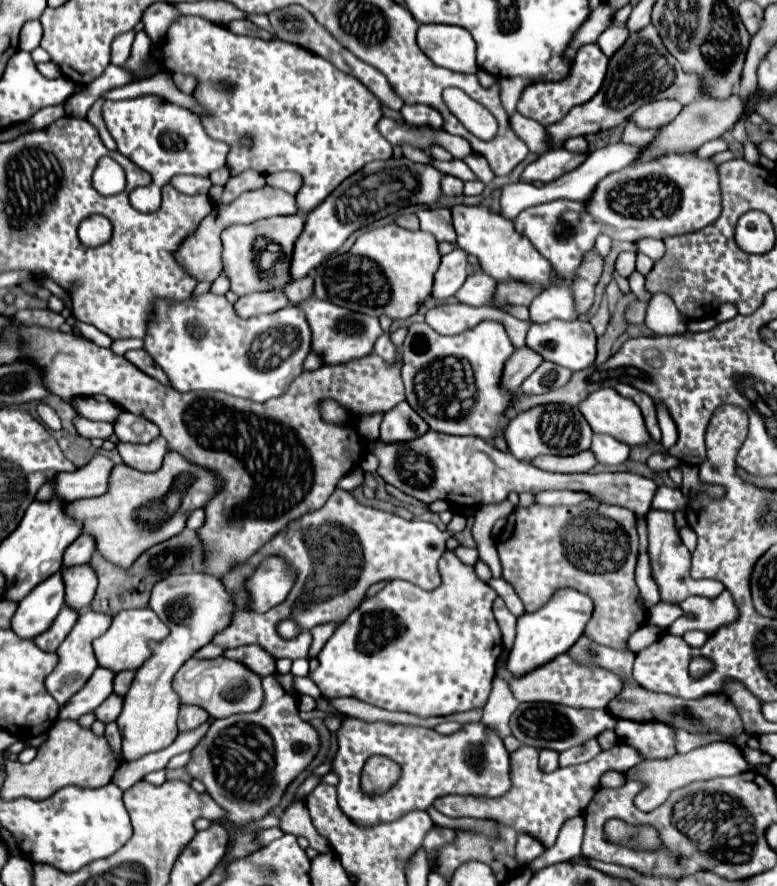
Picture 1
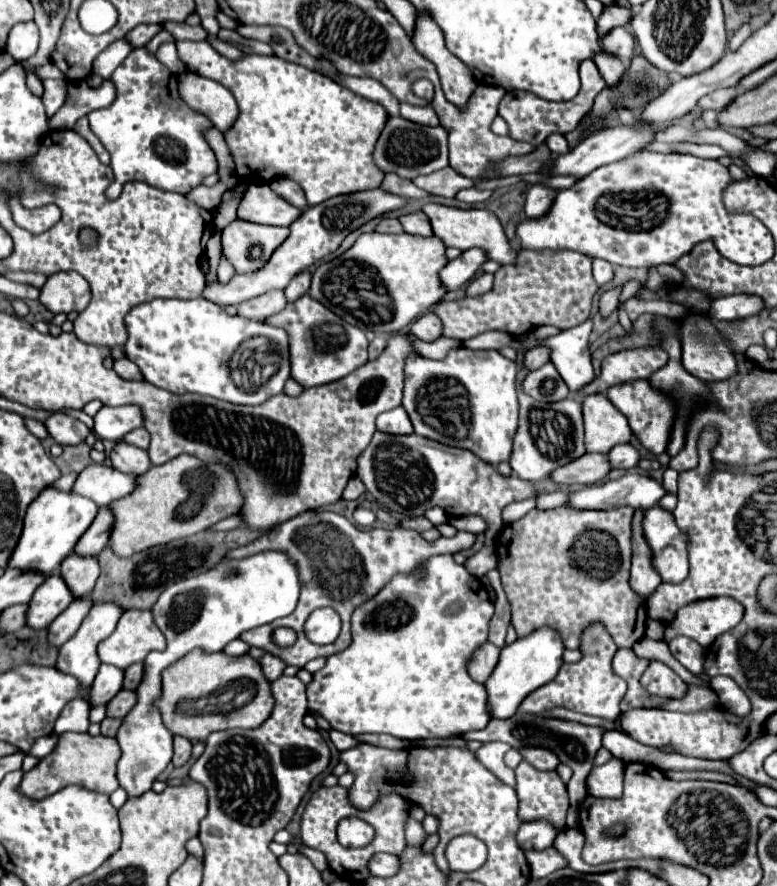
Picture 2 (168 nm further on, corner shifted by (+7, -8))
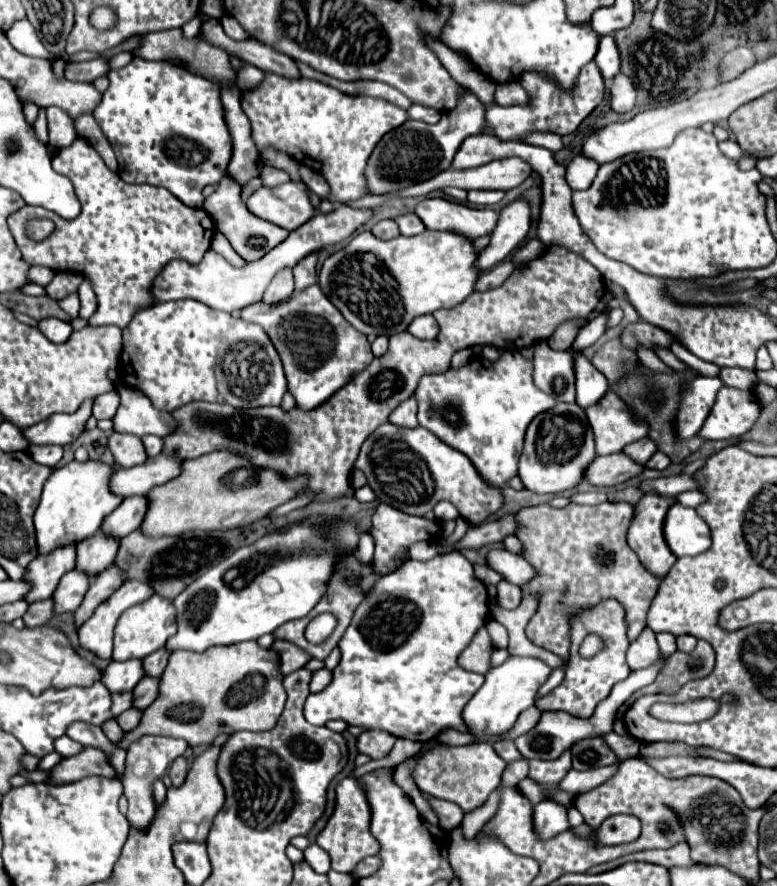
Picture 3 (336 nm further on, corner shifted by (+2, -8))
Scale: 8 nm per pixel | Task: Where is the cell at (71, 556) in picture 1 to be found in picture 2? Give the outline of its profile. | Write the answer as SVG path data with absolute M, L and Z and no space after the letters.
M99 509L95 521L81 535L81 539L77 541L73 553L81 555L81 557L95 557L107 545L109 531L111 531L111 513L107 513L107 509L103 509L103 511Z

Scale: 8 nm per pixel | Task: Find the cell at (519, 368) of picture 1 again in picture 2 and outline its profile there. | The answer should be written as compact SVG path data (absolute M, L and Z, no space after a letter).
M531 349L531 351L527 351L525 357L523 357L523 365L525 365L527 369L539 369L539 367L545 365L547 361L549 361L547 349Z

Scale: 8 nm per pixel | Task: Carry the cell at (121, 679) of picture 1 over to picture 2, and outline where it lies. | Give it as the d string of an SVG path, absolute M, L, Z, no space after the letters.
M143 663L127 667L127 669L125 669L125 677L123 677L123 689L133 691L133 689L139 685L141 675L143 675Z

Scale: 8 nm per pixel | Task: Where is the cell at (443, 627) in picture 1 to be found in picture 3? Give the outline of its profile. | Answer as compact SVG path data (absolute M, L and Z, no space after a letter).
M454 551L454 553L448 553L448 555L438 555L430 561L414 561L414 559L408 561L408 565L404 565L404 569L400 569L400 573L390 573L388 577L380 577L380 581L374 583L370 593L364 597L364 601L354 611L354 619L352 619L350 627L346 629L344 637L338 643L338 647L342 651L342 659L340 659L338 667L334 669L332 683L324 691L308 695L308 699L304 703L306 721L312 723L312 725L326 725L332 719L342 719L348 725L362 725L362 727L368 727L368 729L384 729L384 731L392 733L394 737L402 737L402 739L410 739L410 741L418 741L418 743L426 743L430 739L434 739L446 727L466 731L466 725L464 725L460 713L462 713L464 705L468 703L468 699L472 699L472 695L482 687L484 675L470 673L470 671L462 669L458 665L458 655L468 647L468 643L472 641L478 627L482 627L486 621L488 621L488 593L486 593L486 587L474 575L472 563L462 553Z

